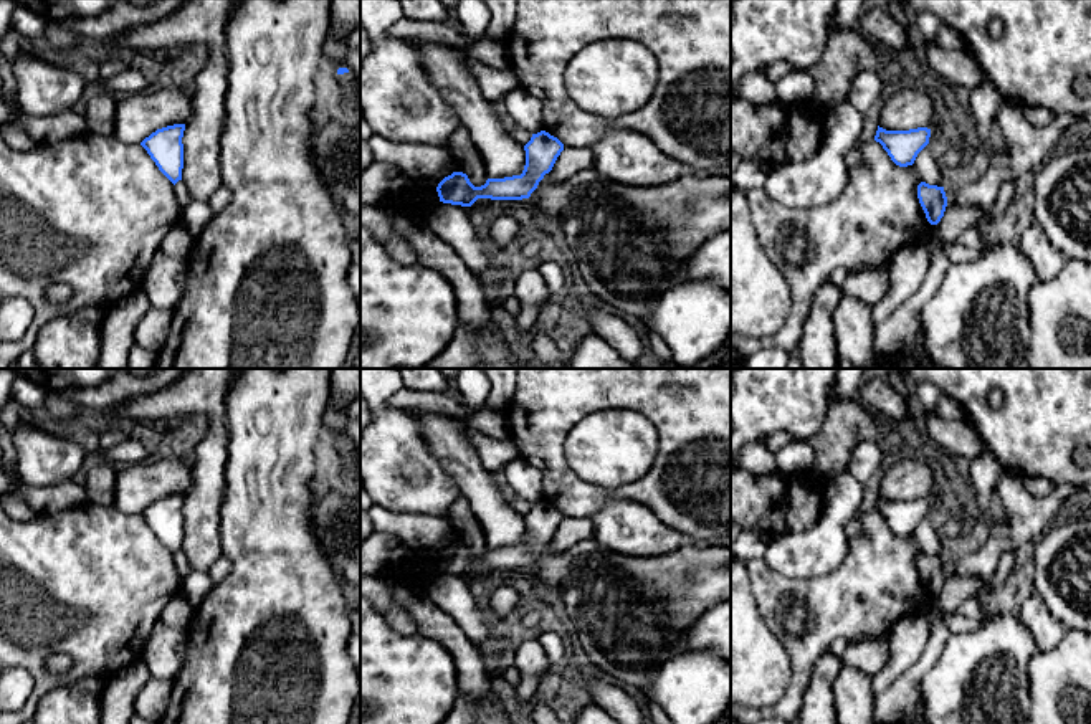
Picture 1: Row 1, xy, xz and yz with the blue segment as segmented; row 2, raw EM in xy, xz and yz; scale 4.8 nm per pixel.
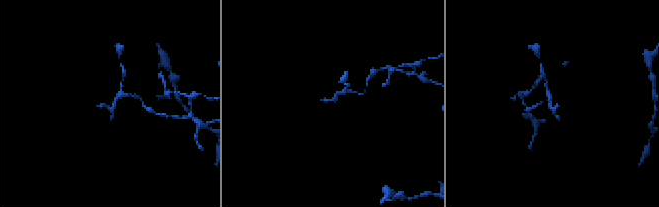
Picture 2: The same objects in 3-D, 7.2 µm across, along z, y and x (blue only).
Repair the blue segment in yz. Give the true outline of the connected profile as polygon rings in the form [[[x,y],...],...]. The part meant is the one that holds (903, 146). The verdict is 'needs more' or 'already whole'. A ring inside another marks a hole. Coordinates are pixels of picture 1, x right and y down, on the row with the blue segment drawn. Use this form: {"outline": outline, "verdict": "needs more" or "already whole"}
{"outline": [[[878,126],[874,141],[883,145],[891,160],[899,167],[912,165],[917,154],[929,144],[931,129],[886,131]]], "verdict": "already whole"}

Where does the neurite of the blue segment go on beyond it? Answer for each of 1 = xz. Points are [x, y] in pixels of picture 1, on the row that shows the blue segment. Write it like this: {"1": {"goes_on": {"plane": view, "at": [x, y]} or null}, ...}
{"1": {"goes_on": null}}

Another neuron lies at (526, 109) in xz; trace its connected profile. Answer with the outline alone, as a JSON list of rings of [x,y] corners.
[[[512,91],[503,98],[509,116],[516,121],[517,126],[524,127],[531,134],[544,131],[542,122],[542,102],[524,93]]]

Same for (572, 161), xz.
[[[564,147],[550,174],[555,182],[567,180],[587,169],[592,169],[593,150],[588,147]]]

